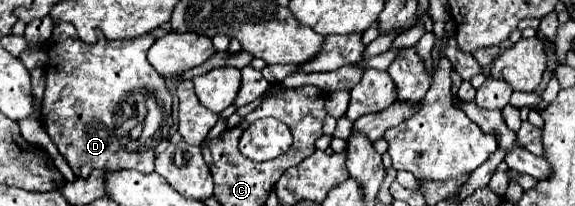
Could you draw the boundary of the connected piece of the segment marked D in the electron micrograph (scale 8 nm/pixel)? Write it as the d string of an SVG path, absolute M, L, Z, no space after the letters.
M56 21L52 29L52 37L40 45L40 49L48 55L48 63L44 65L46 89L44 89L44 99L42 99L42 123L52 143L58 147L60 155L68 161L76 177L88 177L90 171L94 169L106 169L106 171L136 169L140 173L152 173L154 171L154 151L152 149L136 151L136 153L126 151L120 139L116 137L116 127L118 127L120 101L124 101L124 97L132 93L145 93L163 100L161 109L165 115L171 116L173 96L168 93L164 77L158 71L154 71L154 67L146 59L146 53L154 45L156 37L152 33L146 33L138 39L120 39L120 41L108 41L100 37L98 43L88 45L88 43L82 43L78 35L62 35L60 39L54 41L54 31L74 31L74 27L66 21Z

